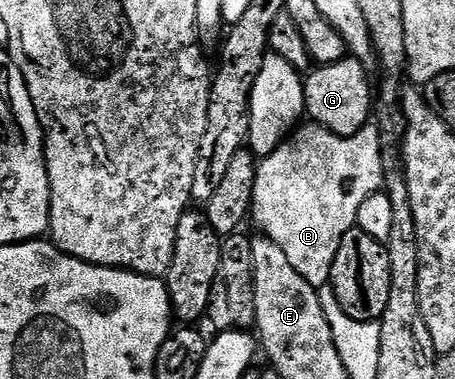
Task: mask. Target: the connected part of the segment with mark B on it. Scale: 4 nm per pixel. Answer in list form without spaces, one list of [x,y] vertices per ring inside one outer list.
[[[306,122],[295,127],[282,145],[259,163],[252,220],[258,223],[261,235],[284,250],[304,281],[318,289],[330,283],[340,242],[356,227],[364,198],[383,184],[382,134],[377,123],[367,123],[351,136],[338,136],[319,124]]]

